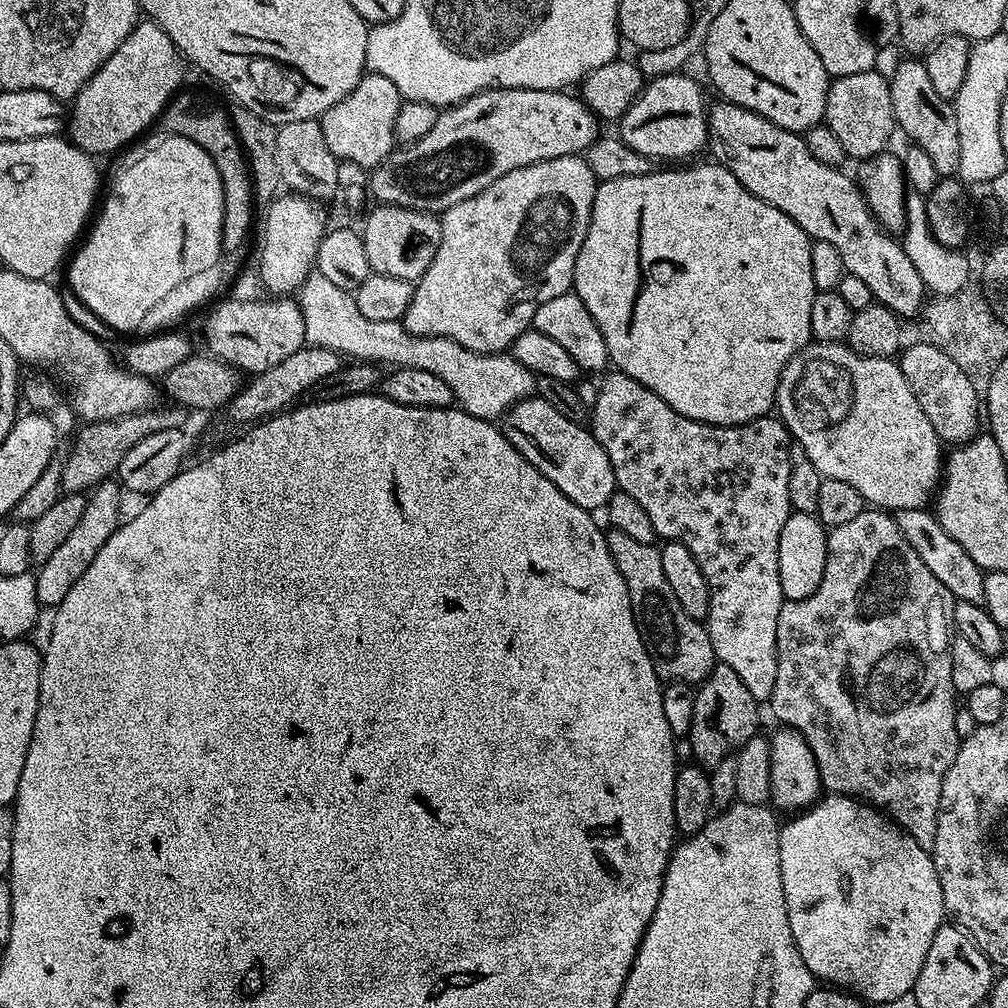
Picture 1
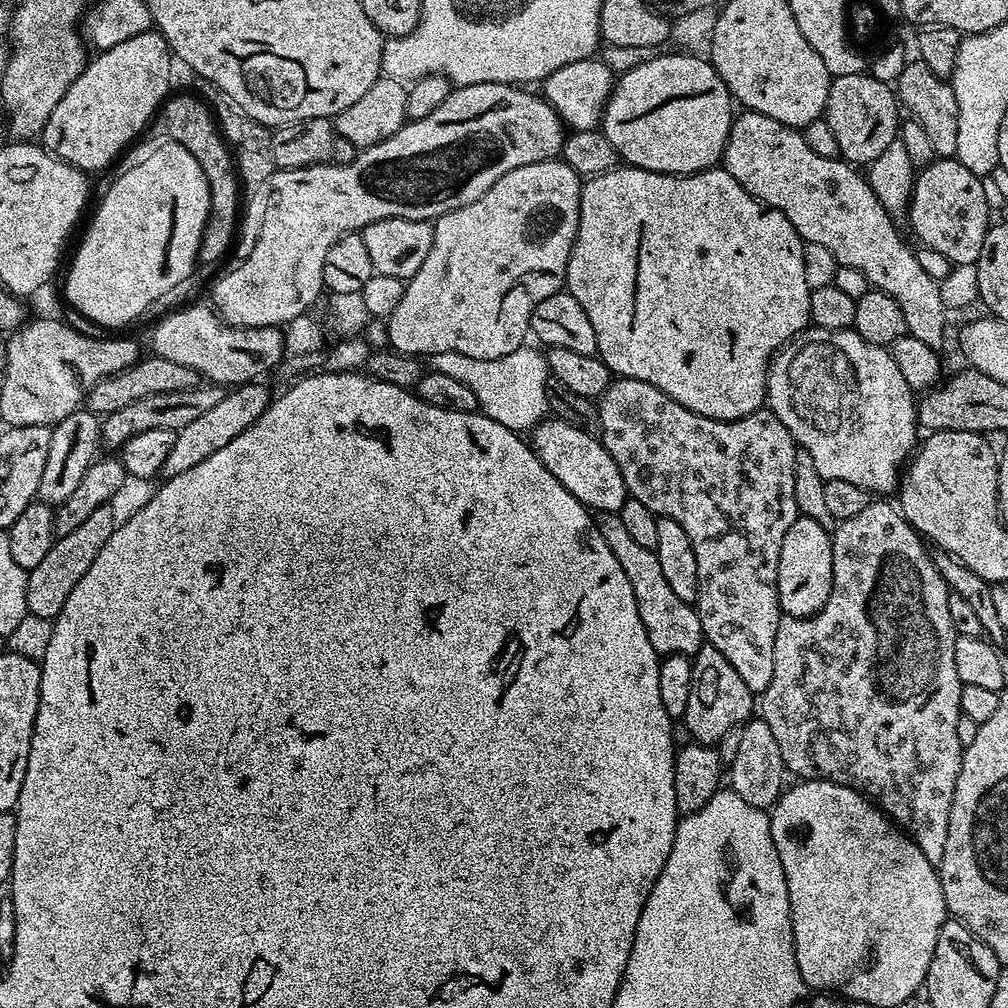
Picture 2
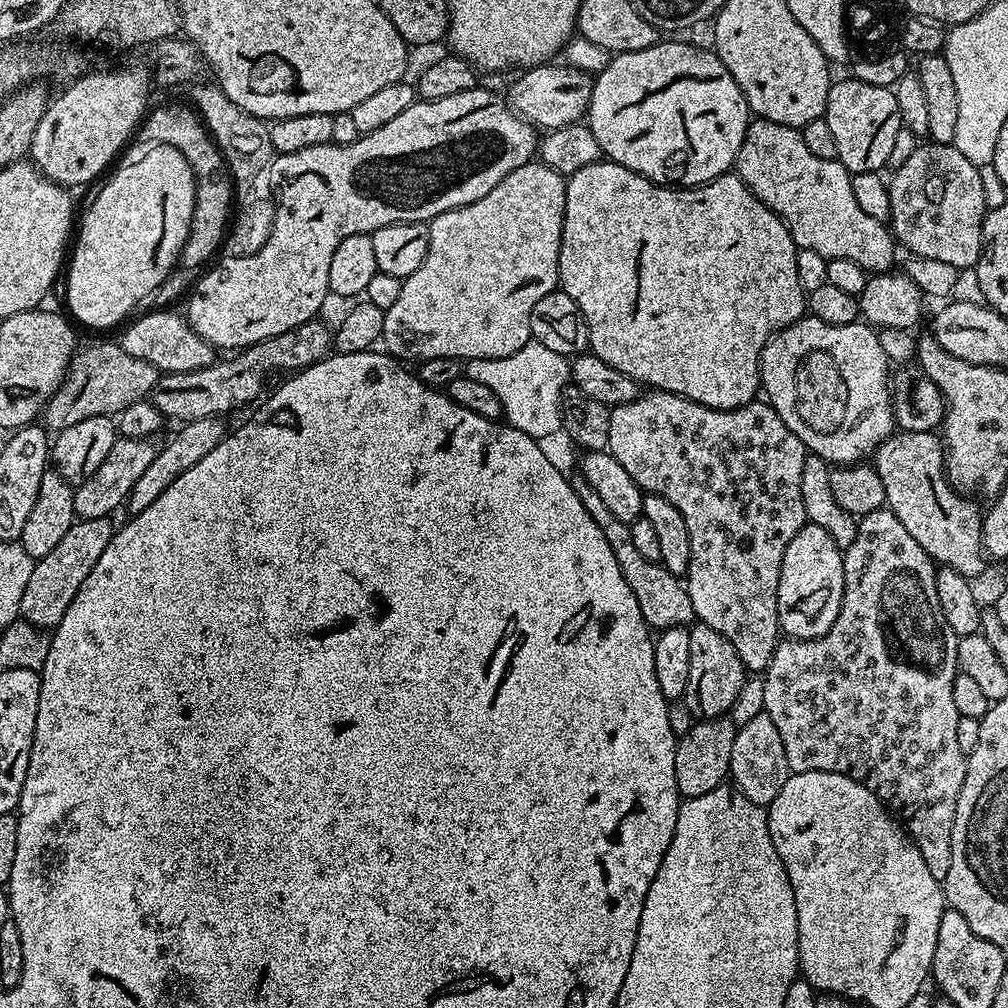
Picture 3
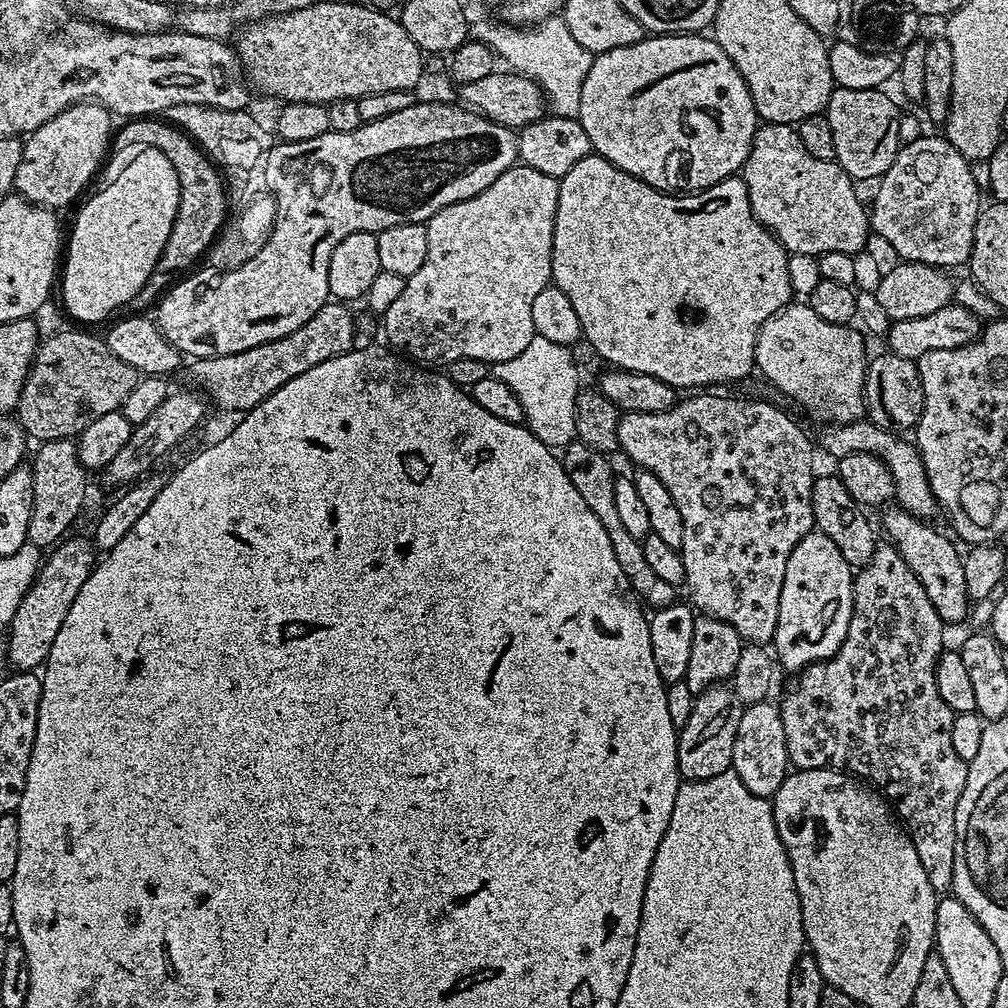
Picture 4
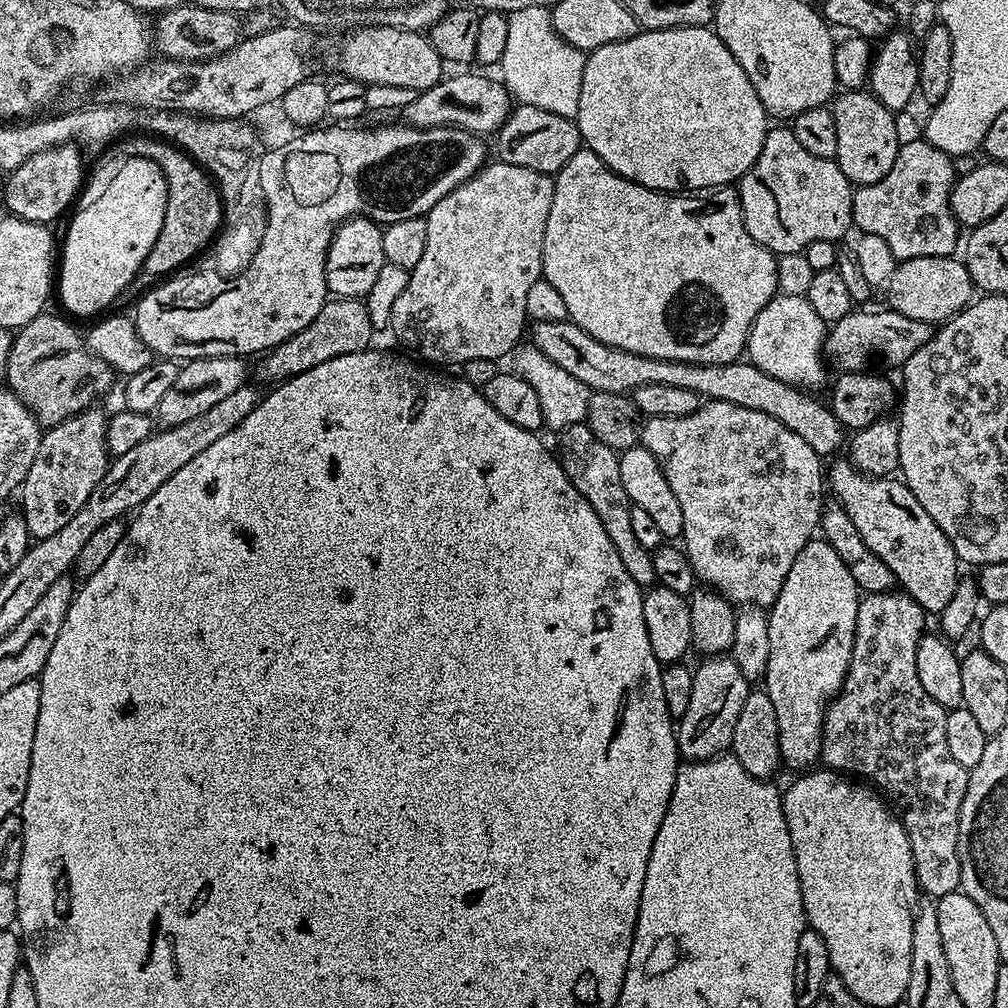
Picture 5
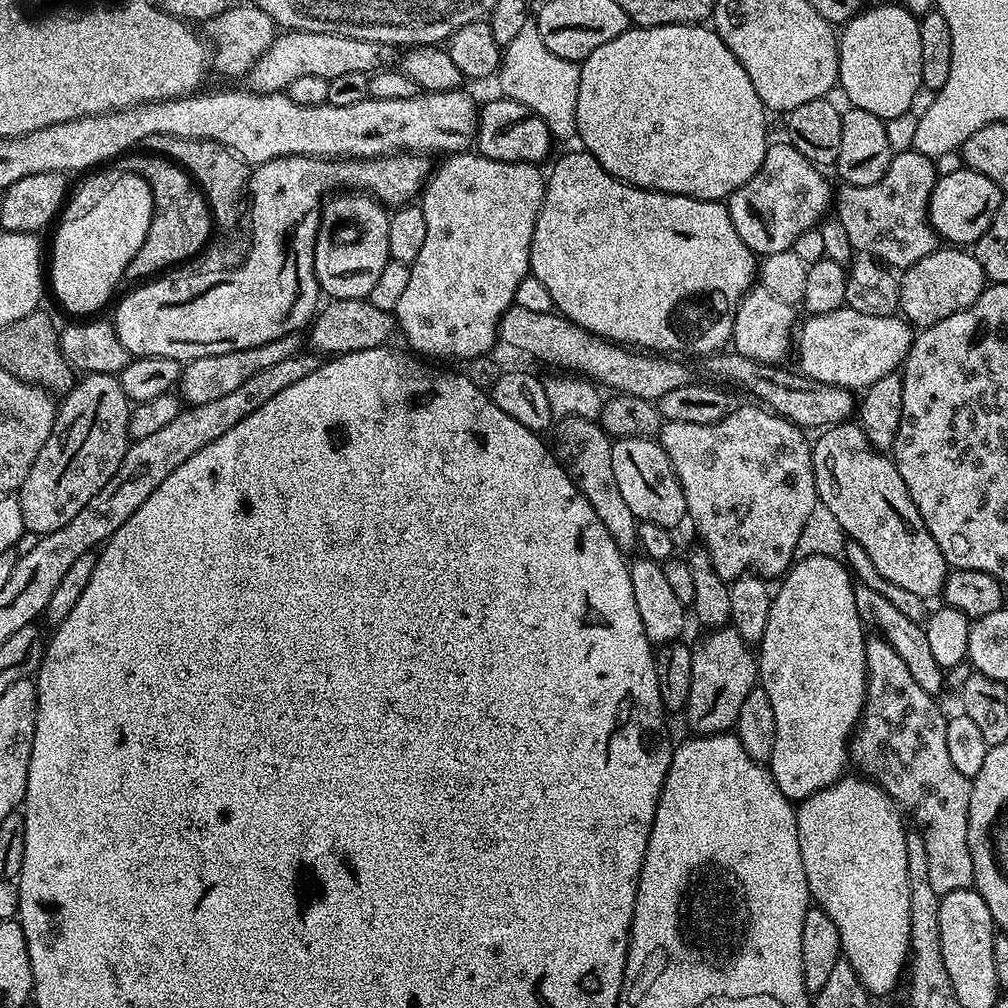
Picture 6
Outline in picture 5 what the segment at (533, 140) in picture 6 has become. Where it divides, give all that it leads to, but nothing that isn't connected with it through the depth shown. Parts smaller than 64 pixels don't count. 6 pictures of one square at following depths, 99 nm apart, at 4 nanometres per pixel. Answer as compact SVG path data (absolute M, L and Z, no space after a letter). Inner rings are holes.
M522 104L513 107L508 120L500 131L495 133L496 152L499 163L510 166L526 166L526 170L538 170L555 174L574 158L574 154L582 147L580 131L576 128L575 119L558 114L550 114L550 110L542 110L538 106Z

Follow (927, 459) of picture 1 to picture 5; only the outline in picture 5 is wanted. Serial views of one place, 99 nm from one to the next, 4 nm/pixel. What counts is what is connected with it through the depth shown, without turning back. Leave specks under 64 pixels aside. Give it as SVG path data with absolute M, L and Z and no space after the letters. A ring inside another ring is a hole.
M777 294L772 297L770 302L766 302L766 306L762 306L758 318L754 318L752 329L748 331L746 356L751 364L758 366L758 370L762 370L782 382L793 384L795 388L816 390L812 388L818 387L824 380L825 339L825 322L822 318L818 318L818 314L814 314L814 306L810 306L807 296L782 296Z

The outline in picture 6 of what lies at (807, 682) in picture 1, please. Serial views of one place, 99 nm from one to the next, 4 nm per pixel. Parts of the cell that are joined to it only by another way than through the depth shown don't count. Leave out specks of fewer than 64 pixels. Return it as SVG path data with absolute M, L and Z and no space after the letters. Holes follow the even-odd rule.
M883 638L875 639L869 639L866 643L868 685L864 695L864 713L860 715L860 723L856 725L850 741L851 763L857 764L861 773L879 784L897 805L912 811L916 819L915 827L926 842L926 863L930 869L930 887L934 889L934 894L941 897L954 890L971 888L974 884L974 862L970 858L968 845L968 811L972 781L962 775L950 759L946 747L948 716L936 705L937 697L914 682L906 662L898 658L898 650L894 650L894 646L890 646Z

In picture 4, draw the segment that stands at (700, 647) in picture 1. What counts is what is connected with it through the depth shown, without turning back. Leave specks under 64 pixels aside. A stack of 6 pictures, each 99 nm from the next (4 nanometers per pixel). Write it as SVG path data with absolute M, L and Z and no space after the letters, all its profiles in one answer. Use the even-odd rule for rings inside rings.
M579 442L569 444L562 452L566 478L570 478L574 490L578 490L578 494L582 494L582 499L586 502L586 506L590 506L594 518L598 518L602 522L602 526L606 530L606 538L610 538L614 558L618 558L618 566L622 566L622 574L626 574L632 591L652 610L677 603L678 589L670 586L670 582L664 581L663 578L655 576L654 569L647 564L646 557L642 555L640 541L634 538L634 534L630 534L630 530L626 530L626 526L622 526L622 518L618 518L618 506L614 506L616 476L614 471L612 472L612 464L608 460L611 459L605 453Z

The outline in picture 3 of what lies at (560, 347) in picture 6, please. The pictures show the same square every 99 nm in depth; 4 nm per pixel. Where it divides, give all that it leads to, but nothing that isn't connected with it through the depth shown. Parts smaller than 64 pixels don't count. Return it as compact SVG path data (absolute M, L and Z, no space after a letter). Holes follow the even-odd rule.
M897 431L887 436L874 453L874 467L886 486L888 495L886 507L906 526L906 531L926 550L930 559L940 566L958 570L969 578L977 578L984 572L986 553L980 539L982 525L982 508L975 504L975 499L961 494L953 487L946 471L946 449L941 437L936 432L902 432Z

